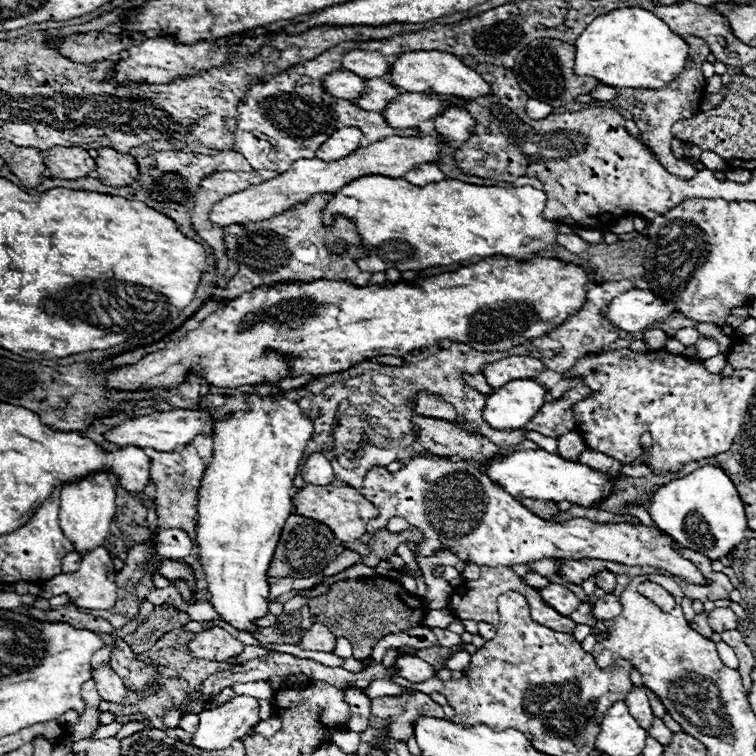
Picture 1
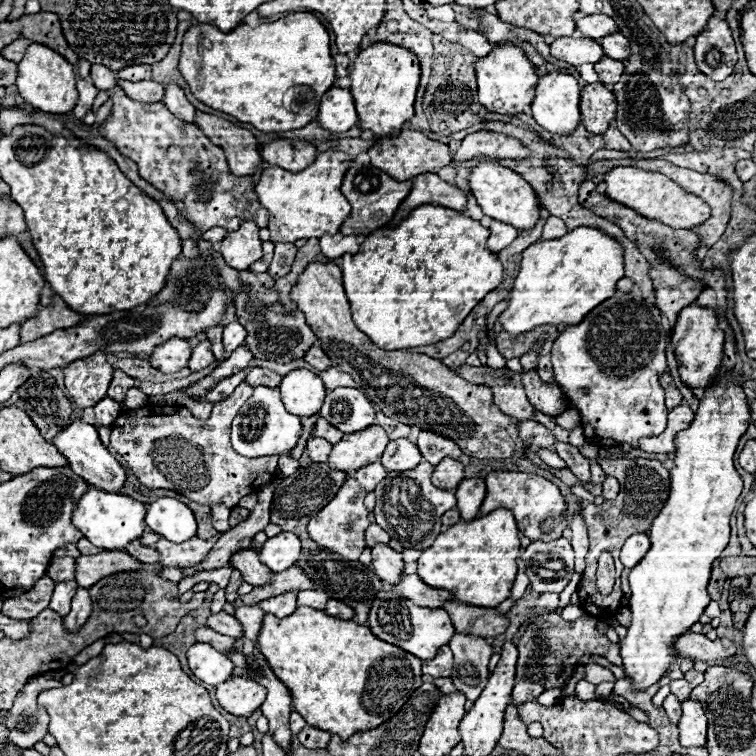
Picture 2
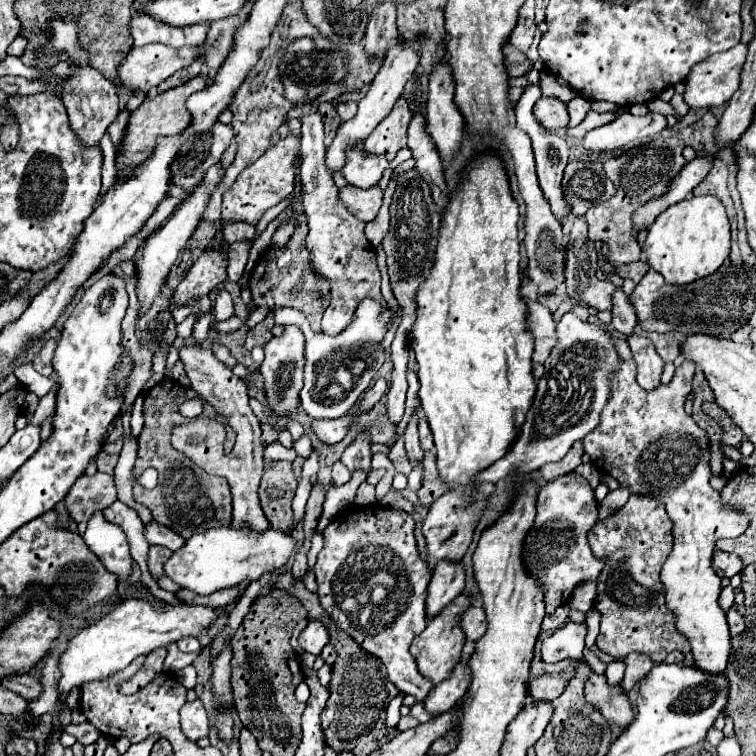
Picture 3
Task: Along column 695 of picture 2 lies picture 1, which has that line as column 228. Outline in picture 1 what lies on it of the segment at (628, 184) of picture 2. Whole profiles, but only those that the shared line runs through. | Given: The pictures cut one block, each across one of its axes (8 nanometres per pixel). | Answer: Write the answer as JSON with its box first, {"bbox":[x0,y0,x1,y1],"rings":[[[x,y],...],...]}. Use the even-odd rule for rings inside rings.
{"bbox":[208,136,440,228],"rings":[[[390,136],[386,140],[372,142],[366,148],[358,148],[350,156],[342,160],[334,160],[334,162],[324,162],[318,158],[300,158],[290,166],[288,172],[276,178],[270,178],[262,184],[254,184],[242,192],[230,194],[222,198],[220,202],[216,202],[216,206],[208,214],[208,220],[222,228],[230,224],[242,224],[242,222],[258,222],[258,220],[266,220],[276,214],[282,214],[290,206],[306,202],[314,194],[334,194],[344,184],[360,176],[380,174],[380,176],[390,176],[390,178],[402,178],[410,168],[414,168],[414,164],[434,162],[434,158],[438,156],[438,144],[440,144],[440,138],[432,138],[432,136],[426,136],[426,138]]]}

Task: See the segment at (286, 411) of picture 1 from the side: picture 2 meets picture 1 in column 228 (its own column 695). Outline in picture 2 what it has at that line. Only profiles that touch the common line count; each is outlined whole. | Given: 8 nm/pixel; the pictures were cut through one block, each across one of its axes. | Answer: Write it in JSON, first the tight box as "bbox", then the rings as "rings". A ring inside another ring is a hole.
{"bbox":[620,366,750,690],"rings":[[[720,366],[712,384],[706,388],[704,398],[700,400],[694,422],[690,424],[688,430],[682,430],[676,436],[676,452],[674,452],[674,468],[670,470],[668,502],[662,506],[660,514],[654,518],[650,526],[650,550],[646,552],[642,562],[632,568],[628,576],[630,590],[632,590],[632,596],[630,596],[632,622],[628,626],[626,636],[620,638],[620,656],[622,656],[624,678],[632,682],[634,690],[646,690],[670,670],[672,662],[678,660],[678,654],[672,642],[680,634],[684,634],[684,630],[690,630],[700,620],[706,606],[710,604],[710,596],[706,592],[710,570],[714,560],[720,558],[722,550],[728,544],[730,514],[742,492],[742,478],[736,472],[732,458],[734,458],[740,436],[748,428],[750,410],[748,410],[748,402],[738,378],[740,374],[736,370],[726,370],[724,366]]]}

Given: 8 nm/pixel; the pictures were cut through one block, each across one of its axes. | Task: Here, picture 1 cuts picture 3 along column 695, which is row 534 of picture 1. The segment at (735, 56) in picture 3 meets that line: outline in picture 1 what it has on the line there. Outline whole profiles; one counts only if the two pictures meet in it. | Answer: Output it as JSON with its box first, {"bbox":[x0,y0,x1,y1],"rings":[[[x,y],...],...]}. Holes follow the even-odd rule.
{"bbox":[60,472,116,552],"rings":[[[94,472],[80,480],[68,482],[62,488],[62,504],[60,504],[60,526],[64,534],[74,542],[78,552],[88,552],[94,546],[102,546],[108,528],[112,524],[116,512],[116,490],[112,486],[108,472]]]}

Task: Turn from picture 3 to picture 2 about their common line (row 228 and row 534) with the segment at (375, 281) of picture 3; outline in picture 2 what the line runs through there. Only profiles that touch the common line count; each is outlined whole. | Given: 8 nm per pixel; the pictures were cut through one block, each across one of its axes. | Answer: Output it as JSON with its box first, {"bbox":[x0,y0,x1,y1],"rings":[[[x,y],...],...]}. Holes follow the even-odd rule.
{"bbox":[308,476,370,560],"rings":[[[348,476],[348,482],[344,482],[344,486],[340,486],[340,490],[336,492],[336,496],[332,498],[332,502],[328,502],[328,506],[324,506],[324,510],[320,510],[310,522],[308,522],[308,534],[314,542],[318,542],[320,546],[344,556],[346,560],[358,560],[362,550],[366,548],[364,544],[364,530],[370,526],[368,522],[368,510],[364,508],[364,488]]]}

